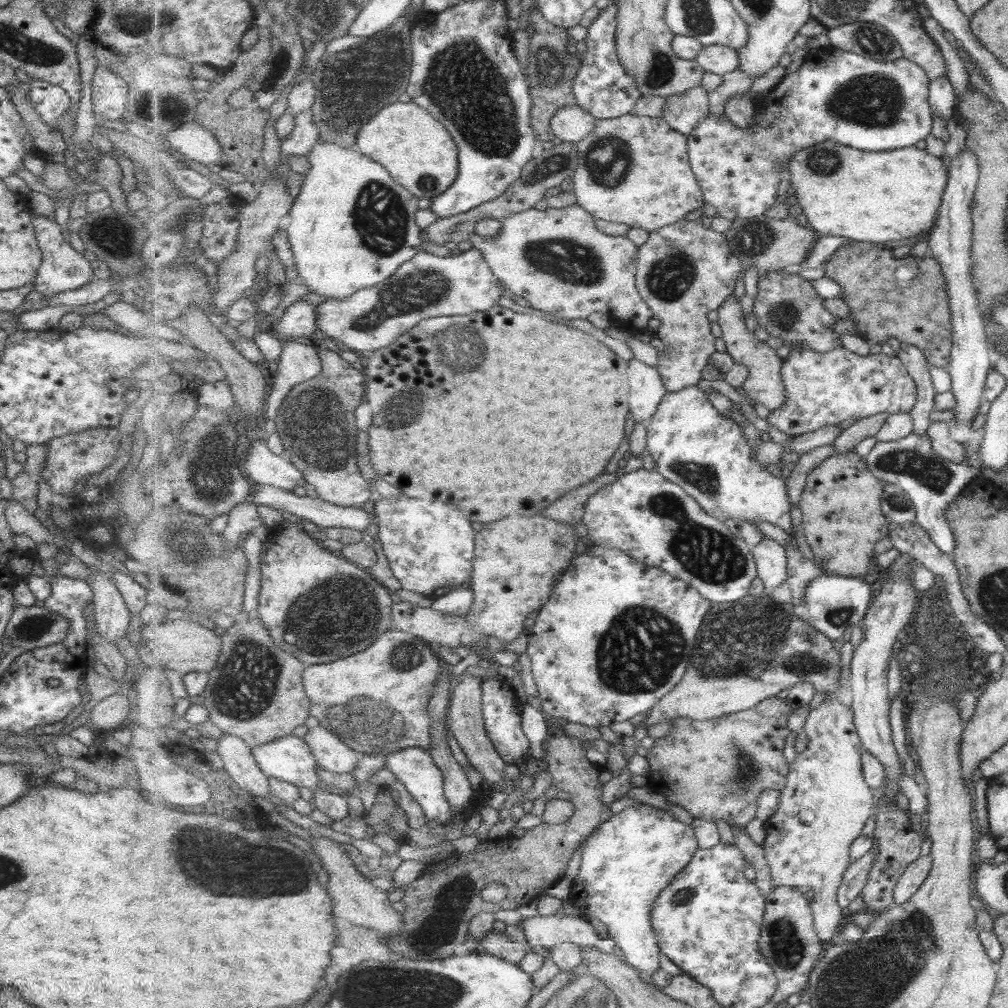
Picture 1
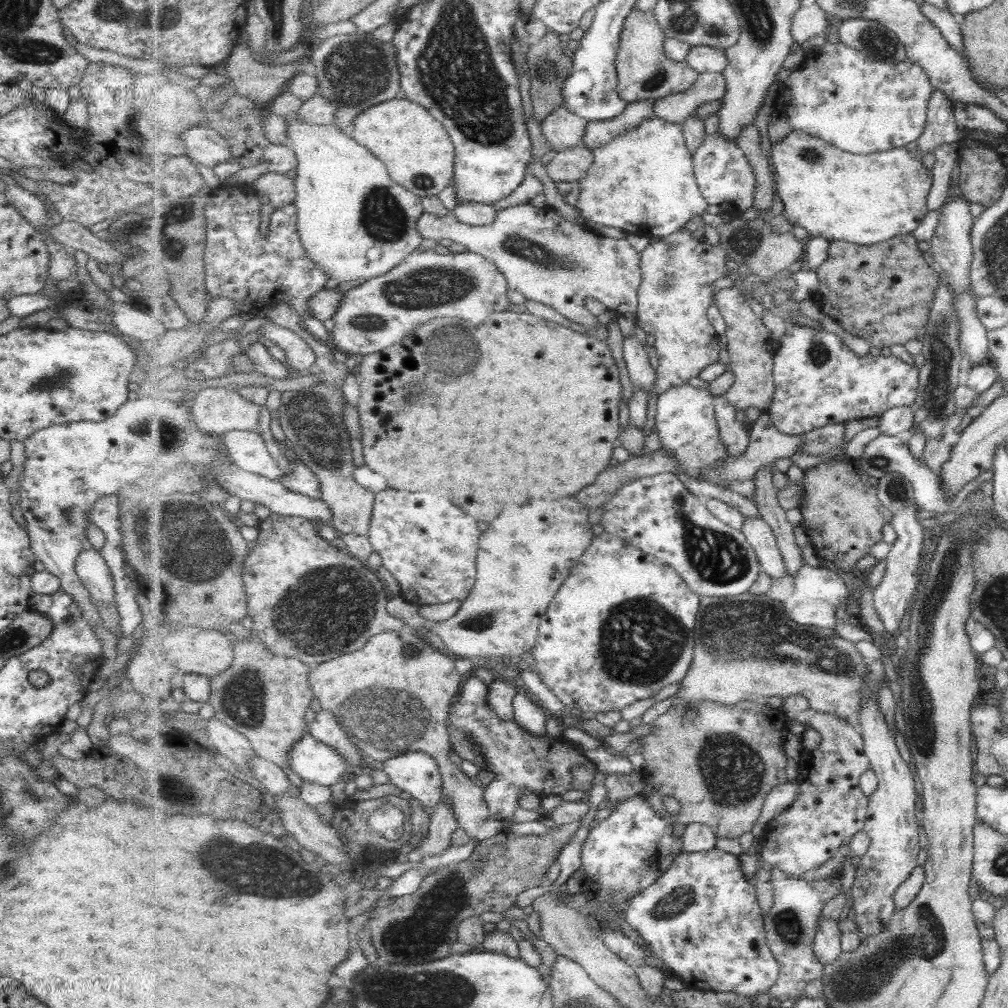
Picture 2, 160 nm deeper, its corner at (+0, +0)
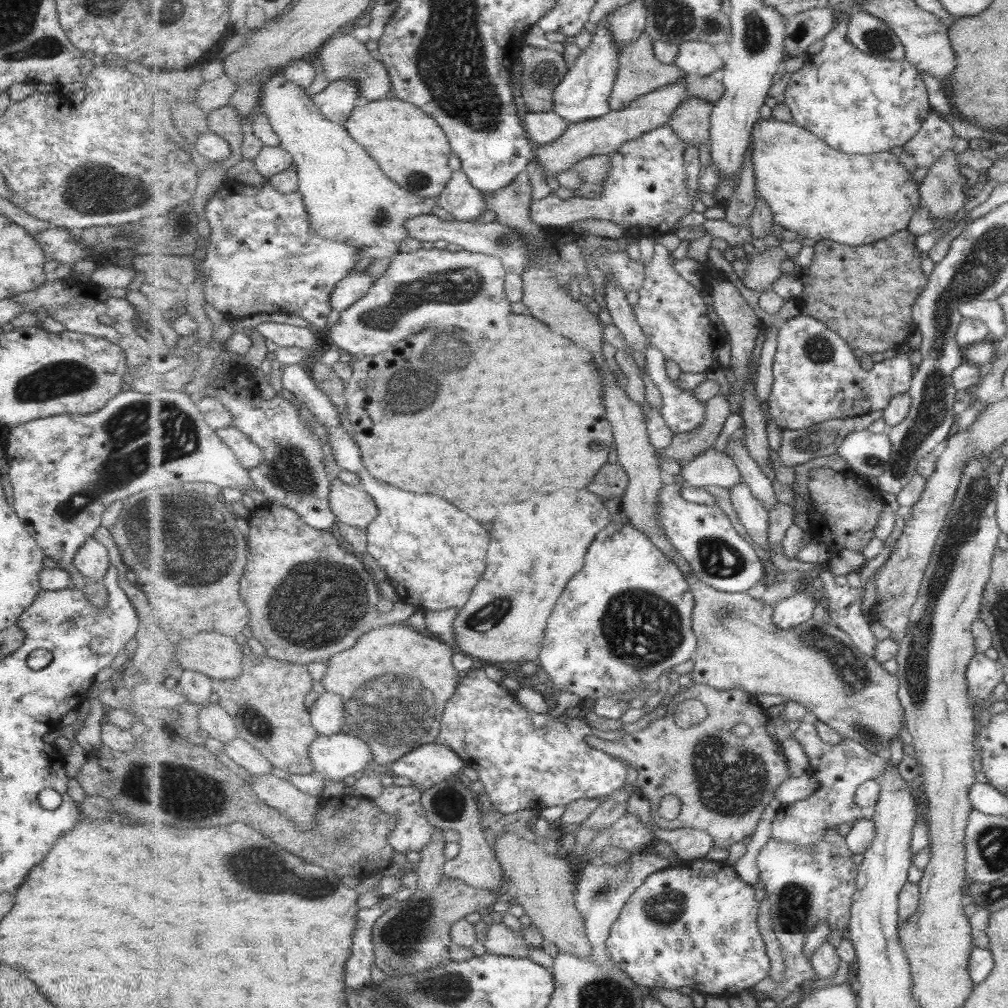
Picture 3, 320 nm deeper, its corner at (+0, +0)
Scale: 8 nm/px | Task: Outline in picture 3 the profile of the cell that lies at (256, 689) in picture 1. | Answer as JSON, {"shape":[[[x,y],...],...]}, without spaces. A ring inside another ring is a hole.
{"shape":[[[268,654],[244,655],[241,678],[216,682],[218,703],[236,722],[239,737],[248,740],[277,768],[298,775],[315,774],[310,748],[320,732],[313,726],[312,715],[305,706],[305,696],[313,690],[313,678],[307,665],[285,662]]]}

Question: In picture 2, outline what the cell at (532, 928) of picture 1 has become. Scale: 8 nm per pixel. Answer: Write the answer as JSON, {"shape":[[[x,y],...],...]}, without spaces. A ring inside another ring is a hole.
{"shape":[[[717,848],[695,853],[683,852],[681,853],[681,856],[679,856],[677,862],[673,863],[671,868],[667,870],[667,873],[661,876],[659,882],[655,882],[653,886],[649,886],[647,890],[644,890],[643,893],[633,897],[632,900],[628,902],[625,910],[623,910],[623,914],[625,915],[626,922],[638,931],[645,942],[649,944],[648,950],[644,954],[638,952],[633,940],[627,938],[619,928],[613,928],[610,933],[600,932],[599,938],[611,951],[617,952],[617,955],[625,959],[625,961],[631,966],[635,966],[636,961],[642,956],[643,962],[650,964],[650,966],[656,966],[663,972],[667,972],[667,969],[669,968],[672,975],[667,975],[667,977],[677,977],[682,979],[682,982],[686,985],[698,987],[699,990],[737,993],[739,996],[747,997],[748,999],[765,996],[768,990],[776,984],[777,979],[780,977],[780,964],[774,958],[771,948],[768,946],[768,937],[764,923],[765,918],[763,910],[761,910],[760,899],[757,896],[756,886],[749,884],[748,876],[745,875],[743,862],[741,862],[740,856],[729,854],[729,852],[723,852],[723,850],[717,850]]]}

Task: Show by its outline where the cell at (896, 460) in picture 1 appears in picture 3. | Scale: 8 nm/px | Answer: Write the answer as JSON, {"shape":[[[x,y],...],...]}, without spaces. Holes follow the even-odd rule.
{"shape":[[[853,430],[845,437],[836,452],[845,458],[857,475],[879,478],[886,464],[891,463],[893,443],[887,431],[873,433],[869,430]]]}

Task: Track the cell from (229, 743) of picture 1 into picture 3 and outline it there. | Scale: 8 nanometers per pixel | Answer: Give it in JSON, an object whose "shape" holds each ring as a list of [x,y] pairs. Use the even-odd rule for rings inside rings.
{"shape":[[[204,703],[200,710],[200,728],[205,730],[211,738],[215,738],[224,745],[239,737],[239,731],[234,718],[217,703]]]}

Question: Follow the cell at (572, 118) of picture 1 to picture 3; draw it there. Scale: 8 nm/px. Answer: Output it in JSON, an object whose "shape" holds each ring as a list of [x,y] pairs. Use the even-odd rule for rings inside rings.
{"shape":[[[527,110],[522,118],[522,125],[532,141],[544,145],[557,142],[571,124],[563,116],[559,116],[555,110],[538,113]]]}

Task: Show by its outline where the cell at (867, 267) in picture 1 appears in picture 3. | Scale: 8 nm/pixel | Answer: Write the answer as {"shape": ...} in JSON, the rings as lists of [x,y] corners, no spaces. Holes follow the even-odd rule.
{"shape":[[[905,229],[891,237],[881,239],[868,245],[849,246],[845,243],[818,241],[814,246],[815,256],[809,267],[809,276],[803,276],[805,288],[801,300],[805,302],[802,313],[820,319],[830,330],[836,331],[853,348],[857,359],[865,354],[872,355],[893,349],[916,330],[913,320],[913,305],[924,293],[929,276],[921,270],[922,252],[915,246],[917,236]]]}

